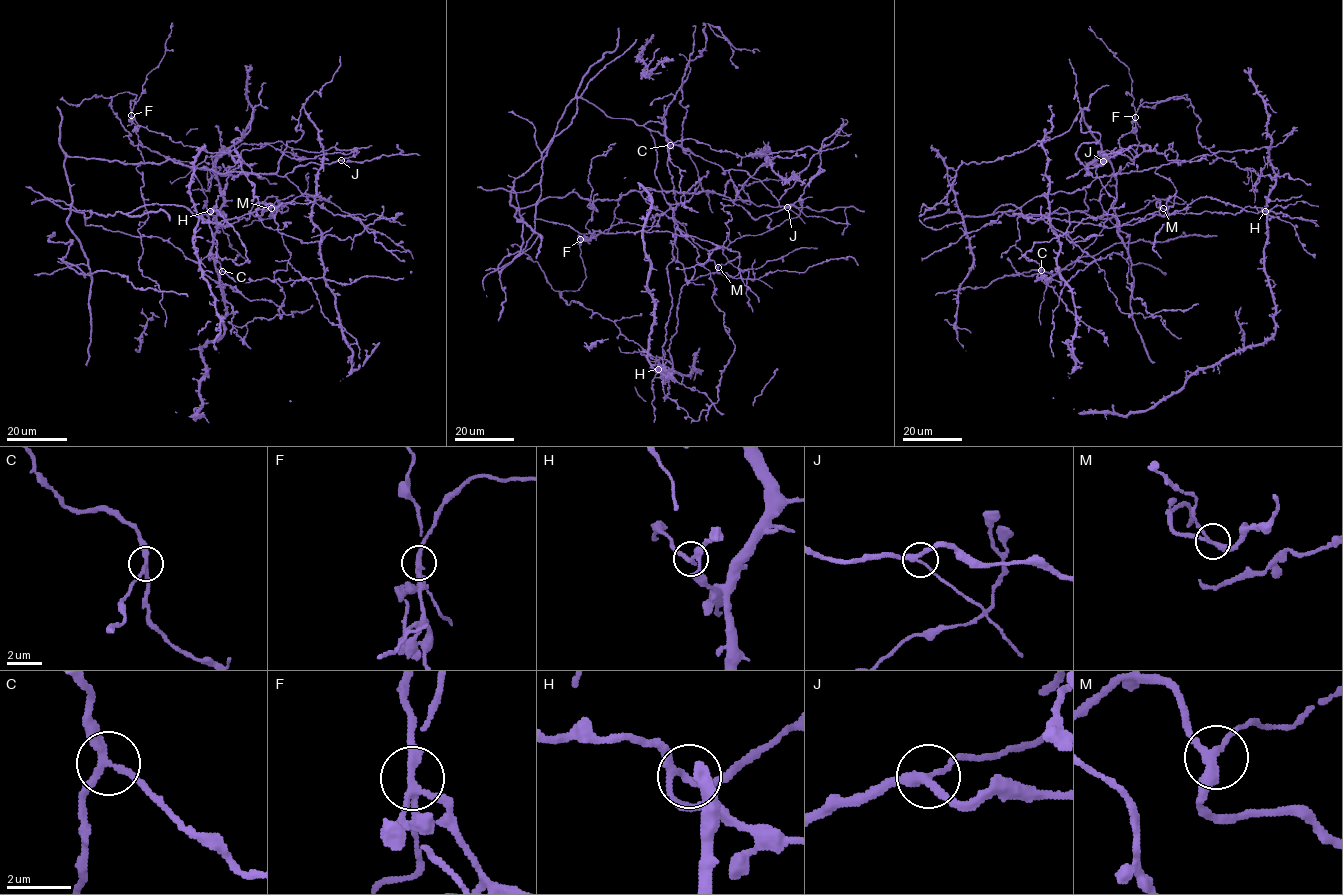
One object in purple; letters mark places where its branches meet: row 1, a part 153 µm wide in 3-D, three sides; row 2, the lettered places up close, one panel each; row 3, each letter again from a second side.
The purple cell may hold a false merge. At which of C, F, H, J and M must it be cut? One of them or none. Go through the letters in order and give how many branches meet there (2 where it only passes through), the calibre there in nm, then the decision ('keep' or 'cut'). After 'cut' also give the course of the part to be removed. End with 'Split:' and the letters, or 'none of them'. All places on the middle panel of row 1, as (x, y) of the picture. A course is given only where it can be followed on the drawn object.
C: branches 3; calibre 220 nm; keep
F: branches 3; calibre 220 nm; cut; course (580, 239), (607, 233), (621, 193)
H: branches 3; calibre 200 nm; keep
J: branches 3; calibre 220 nm; keep
M: branches 3; calibre 240 nm; keep
Split: F

